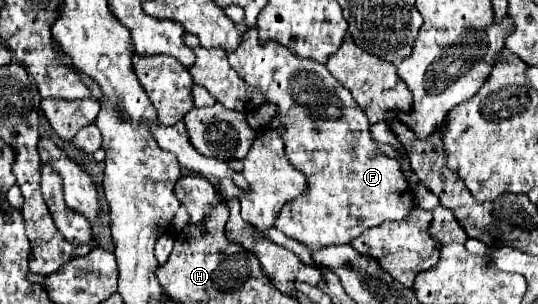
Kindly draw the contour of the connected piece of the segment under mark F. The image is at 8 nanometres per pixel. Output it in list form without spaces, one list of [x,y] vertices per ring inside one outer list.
[[[256,28],[244,32],[238,50],[228,52],[228,60],[240,78],[264,92],[266,102],[278,104],[278,114],[270,126],[276,128],[282,124],[286,128],[286,154],[308,180],[308,190],[300,198],[288,202],[278,214],[278,230],[294,240],[300,240],[310,250],[318,250],[330,244],[348,244],[372,226],[378,226],[386,220],[402,220],[408,216],[414,200],[410,184],[400,172],[398,160],[380,152],[376,142],[370,138],[370,124],[364,116],[364,110],[352,100],[352,94],[338,80],[334,80],[324,64],[316,64],[310,58],[302,60],[276,42],[260,44]]]

